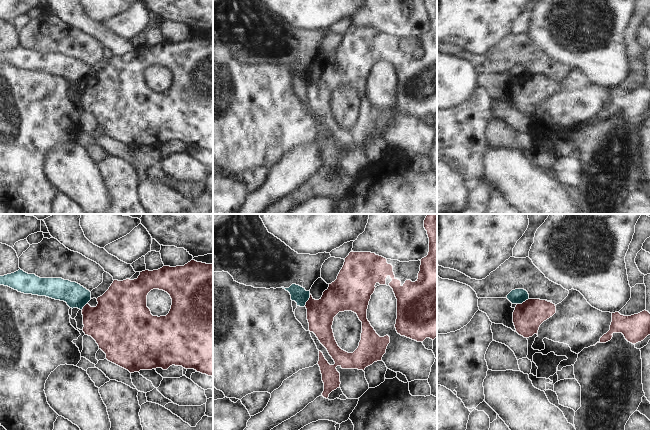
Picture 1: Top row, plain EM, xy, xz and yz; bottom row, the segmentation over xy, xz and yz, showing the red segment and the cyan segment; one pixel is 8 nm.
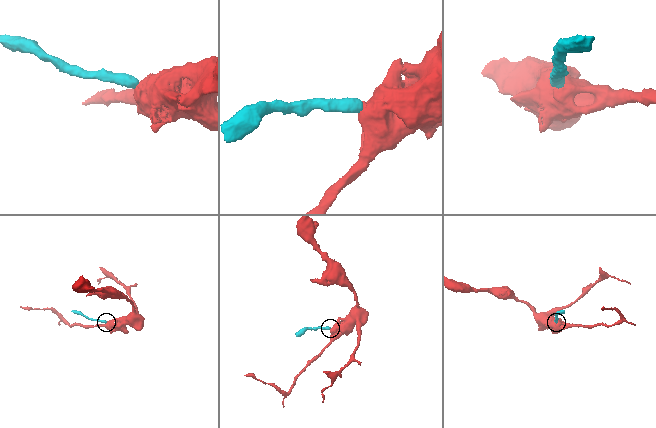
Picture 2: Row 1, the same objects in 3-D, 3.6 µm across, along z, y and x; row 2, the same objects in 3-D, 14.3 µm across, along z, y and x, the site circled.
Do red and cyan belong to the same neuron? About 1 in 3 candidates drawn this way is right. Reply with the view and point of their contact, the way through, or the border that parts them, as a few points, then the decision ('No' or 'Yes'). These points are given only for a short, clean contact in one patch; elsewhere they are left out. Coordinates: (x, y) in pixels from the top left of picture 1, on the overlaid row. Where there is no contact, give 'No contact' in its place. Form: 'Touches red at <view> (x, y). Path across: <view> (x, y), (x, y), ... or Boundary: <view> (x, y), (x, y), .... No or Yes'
Touches red at xz (308, 300). Boundary: xz (310, 294), (304, 306). No.

